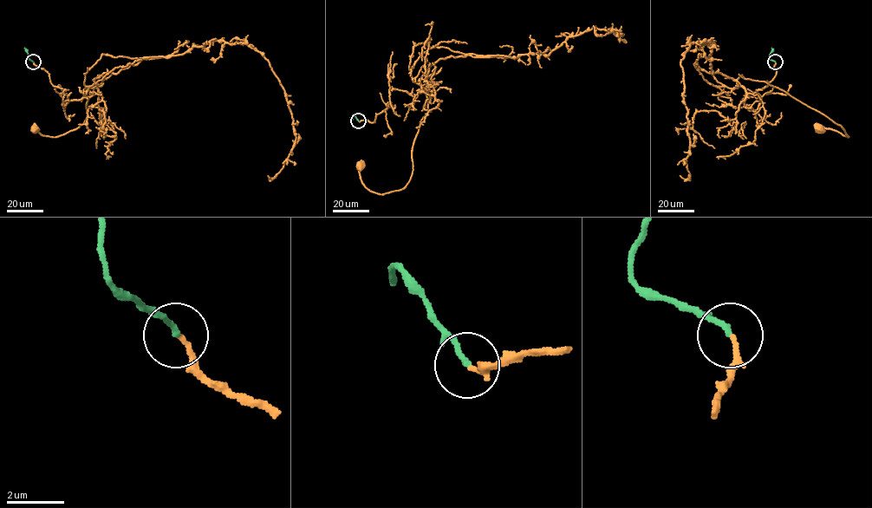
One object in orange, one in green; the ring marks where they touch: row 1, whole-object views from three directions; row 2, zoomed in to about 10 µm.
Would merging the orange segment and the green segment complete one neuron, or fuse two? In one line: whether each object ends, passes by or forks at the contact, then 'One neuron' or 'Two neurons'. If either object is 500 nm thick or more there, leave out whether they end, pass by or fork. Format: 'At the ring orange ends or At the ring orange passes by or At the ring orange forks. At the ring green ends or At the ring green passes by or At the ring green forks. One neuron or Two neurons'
At the ring orange ends. At the ring green ends. One neuron

